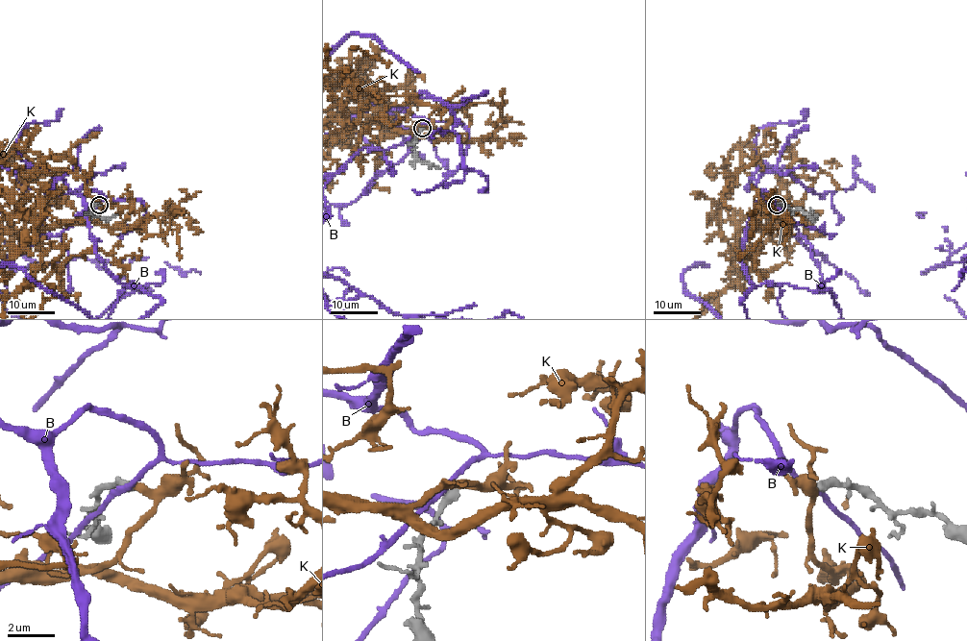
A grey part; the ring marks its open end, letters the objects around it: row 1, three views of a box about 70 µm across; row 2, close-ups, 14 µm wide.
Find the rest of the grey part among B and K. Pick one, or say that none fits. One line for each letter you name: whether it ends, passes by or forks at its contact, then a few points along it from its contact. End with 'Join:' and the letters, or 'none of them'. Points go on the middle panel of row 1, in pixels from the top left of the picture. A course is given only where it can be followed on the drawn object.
K: It ends there
Join: K

